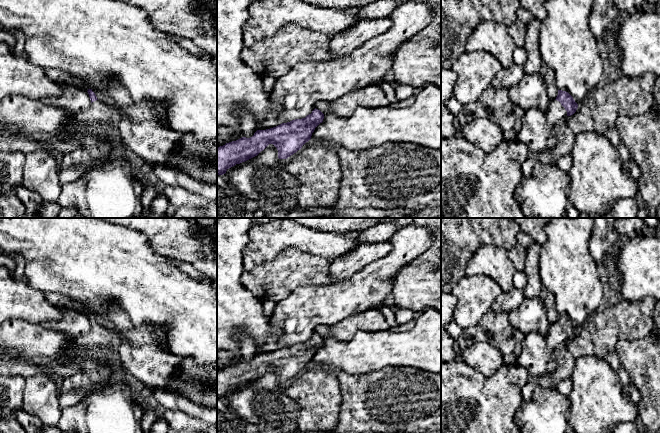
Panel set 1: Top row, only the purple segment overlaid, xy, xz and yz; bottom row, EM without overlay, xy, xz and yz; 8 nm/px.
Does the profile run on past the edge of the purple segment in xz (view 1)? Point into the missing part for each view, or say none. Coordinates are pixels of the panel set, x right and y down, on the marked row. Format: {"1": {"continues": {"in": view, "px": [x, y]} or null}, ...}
{"1": {"continues": null}}

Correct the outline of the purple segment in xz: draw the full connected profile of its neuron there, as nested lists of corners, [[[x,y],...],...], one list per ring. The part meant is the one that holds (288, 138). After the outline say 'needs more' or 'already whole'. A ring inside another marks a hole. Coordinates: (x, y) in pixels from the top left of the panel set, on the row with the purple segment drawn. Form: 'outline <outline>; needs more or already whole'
outline [[[314,109],[302,119],[282,123],[276,127],[257,130],[250,138],[242,137],[217,148],[217,175],[245,162],[263,151],[269,144],[278,150],[279,159],[287,159],[311,139],[315,128],[323,122],[324,114]]]; already whole

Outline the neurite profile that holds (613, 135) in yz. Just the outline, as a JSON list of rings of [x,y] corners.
[[[611,128],[610,130],[606,131],[604,133],[604,135],[610,140],[610,142],[617,146],[621,139],[620,139],[620,136],[619,136],[619,132],[616,128]]]

